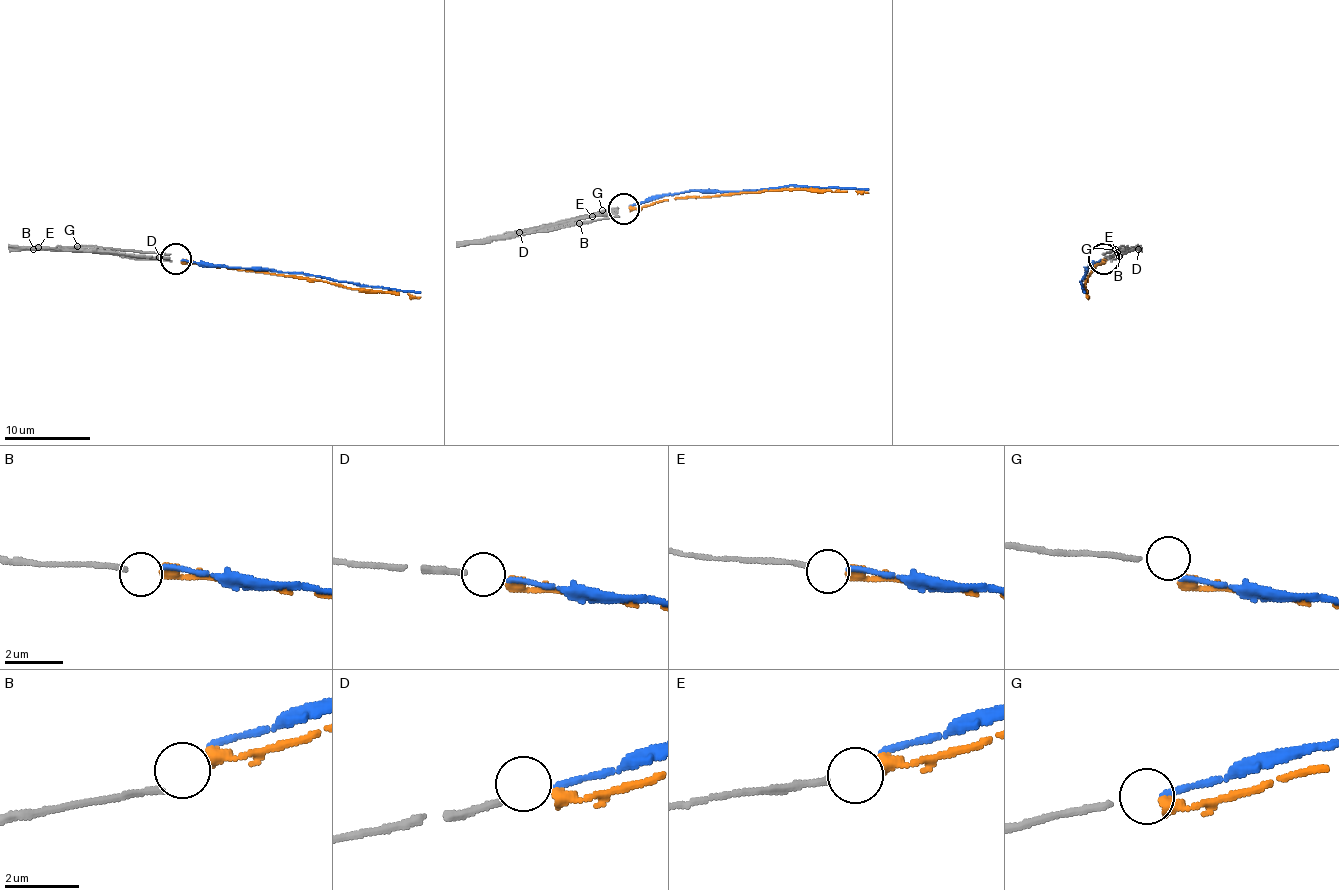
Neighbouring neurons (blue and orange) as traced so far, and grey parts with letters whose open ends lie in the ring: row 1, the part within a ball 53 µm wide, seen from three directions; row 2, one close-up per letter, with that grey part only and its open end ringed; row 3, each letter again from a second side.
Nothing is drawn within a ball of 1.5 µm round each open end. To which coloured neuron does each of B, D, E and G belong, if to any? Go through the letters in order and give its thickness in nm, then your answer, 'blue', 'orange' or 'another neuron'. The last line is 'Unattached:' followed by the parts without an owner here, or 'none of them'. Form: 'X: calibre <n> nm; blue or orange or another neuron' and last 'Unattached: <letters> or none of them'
B: calibre 180 nm; another neuron
D: calibre 180 nm; blue
E: calibre 160 nm; orange
G: calibre 170 nm; another neuron
Unattached: B, G

